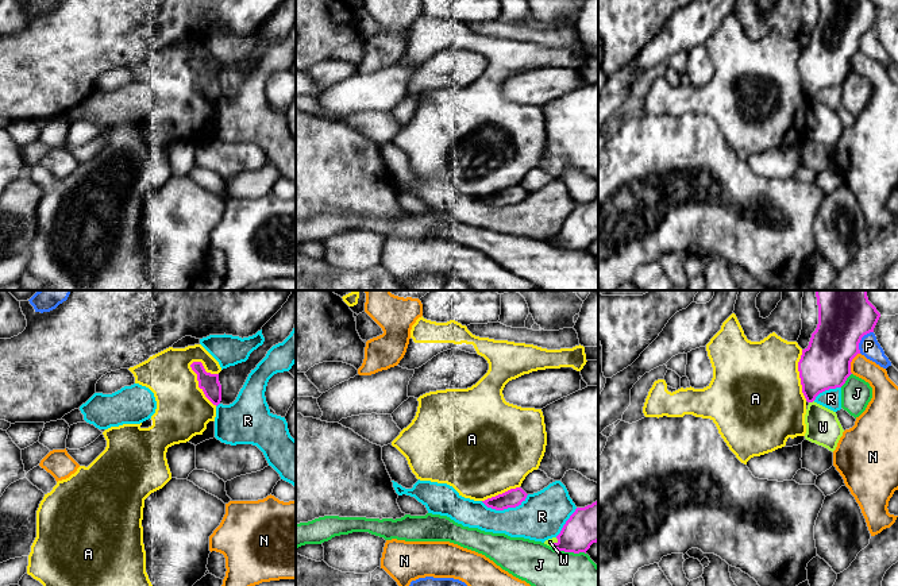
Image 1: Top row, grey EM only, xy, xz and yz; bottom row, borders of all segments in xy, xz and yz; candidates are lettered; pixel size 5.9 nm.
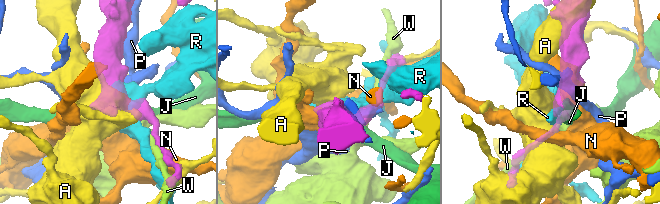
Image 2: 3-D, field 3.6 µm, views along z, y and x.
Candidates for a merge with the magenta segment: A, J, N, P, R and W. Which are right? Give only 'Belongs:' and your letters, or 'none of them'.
Belongs: none of them

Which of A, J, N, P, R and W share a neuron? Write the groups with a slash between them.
A / J / N / P / R / W

